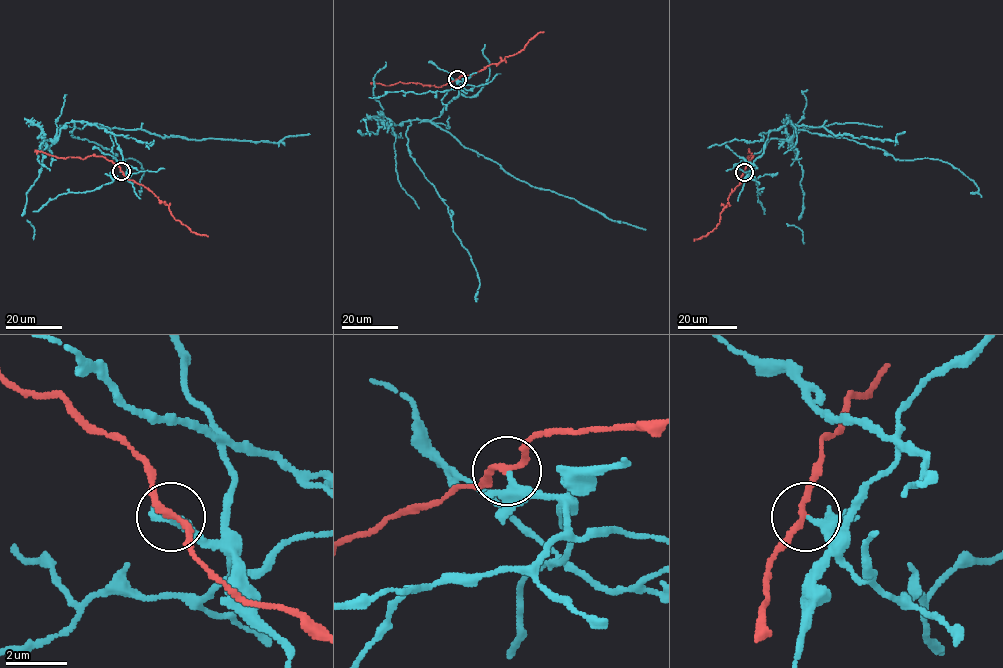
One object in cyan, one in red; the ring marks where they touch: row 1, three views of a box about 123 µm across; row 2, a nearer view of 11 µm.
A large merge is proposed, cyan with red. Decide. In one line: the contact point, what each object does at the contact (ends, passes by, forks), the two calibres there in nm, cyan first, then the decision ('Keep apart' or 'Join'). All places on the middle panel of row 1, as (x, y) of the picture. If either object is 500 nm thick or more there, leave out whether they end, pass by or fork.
Place: (457, 79). At the ring cyan forks. At the ring red passes by. Thickness 160 nm (cyan) against 200 nm. Keep apart

